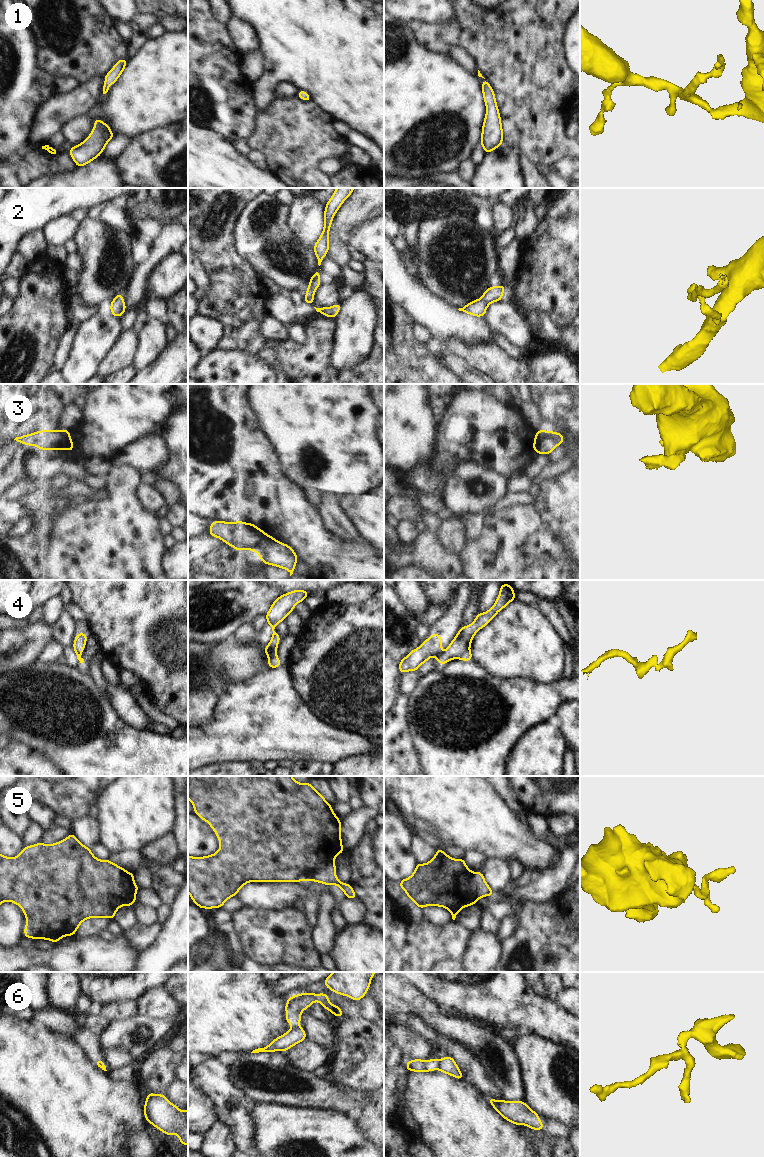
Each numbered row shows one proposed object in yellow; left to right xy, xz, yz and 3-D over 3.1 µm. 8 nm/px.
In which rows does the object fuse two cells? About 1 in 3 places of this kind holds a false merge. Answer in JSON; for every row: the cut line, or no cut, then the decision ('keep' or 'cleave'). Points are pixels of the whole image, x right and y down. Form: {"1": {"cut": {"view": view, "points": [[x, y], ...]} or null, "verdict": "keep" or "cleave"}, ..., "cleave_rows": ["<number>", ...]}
{"1": {"cut": null, "verdict": "keep"}, "2": {"cut": null, "verdict": "keep"}, "3": {"cut": {"view": "xz", "points": [[265, 533], [257, 552]]}, "verdict": "cleave"}, "4": {"cut": {"view": "yz", "points": [[440, 652], [435, 656]]}, "verdict": "cleave"}, "5": {"cut": {"view": "xy", "points": [[129, 872], [129, 877], [124, 879], [121, 885], [135, 893]]}, "verdict": "cleave"}, "6": {"cut": {"view": "yz", "points": [[436, 1059], [437, 1068]]}, "verdict": "cleave"}, "cleave_rows": ["3", "4", "5", "6"]}

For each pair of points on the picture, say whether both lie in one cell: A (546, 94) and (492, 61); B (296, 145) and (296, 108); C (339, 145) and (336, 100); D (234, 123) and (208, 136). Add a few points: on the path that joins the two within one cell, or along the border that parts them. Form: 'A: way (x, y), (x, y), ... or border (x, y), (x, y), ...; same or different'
A: way (533, 81), (513, 61), (505, 61); same
B: way (296, 136), (296, 117); same
C: border (318, 105), (337, 119); different
D: border (198, 124), (223, 133), (231, 141); different

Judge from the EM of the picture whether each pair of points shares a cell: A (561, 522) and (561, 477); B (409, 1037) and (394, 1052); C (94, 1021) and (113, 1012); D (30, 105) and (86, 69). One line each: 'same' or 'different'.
A: same
B: different
C: different
D: different

